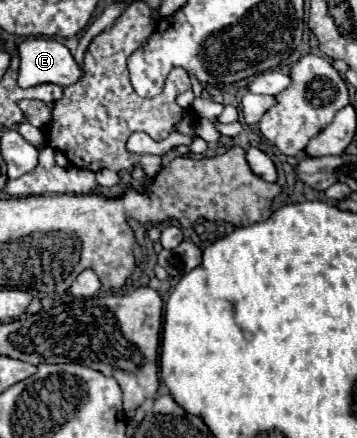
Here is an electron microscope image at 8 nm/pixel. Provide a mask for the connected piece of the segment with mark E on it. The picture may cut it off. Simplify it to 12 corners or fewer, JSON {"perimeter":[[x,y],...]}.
{"perimeter":[[28,38],[16,46],[20,88],[58,84],[82,74],[58,40]]}

